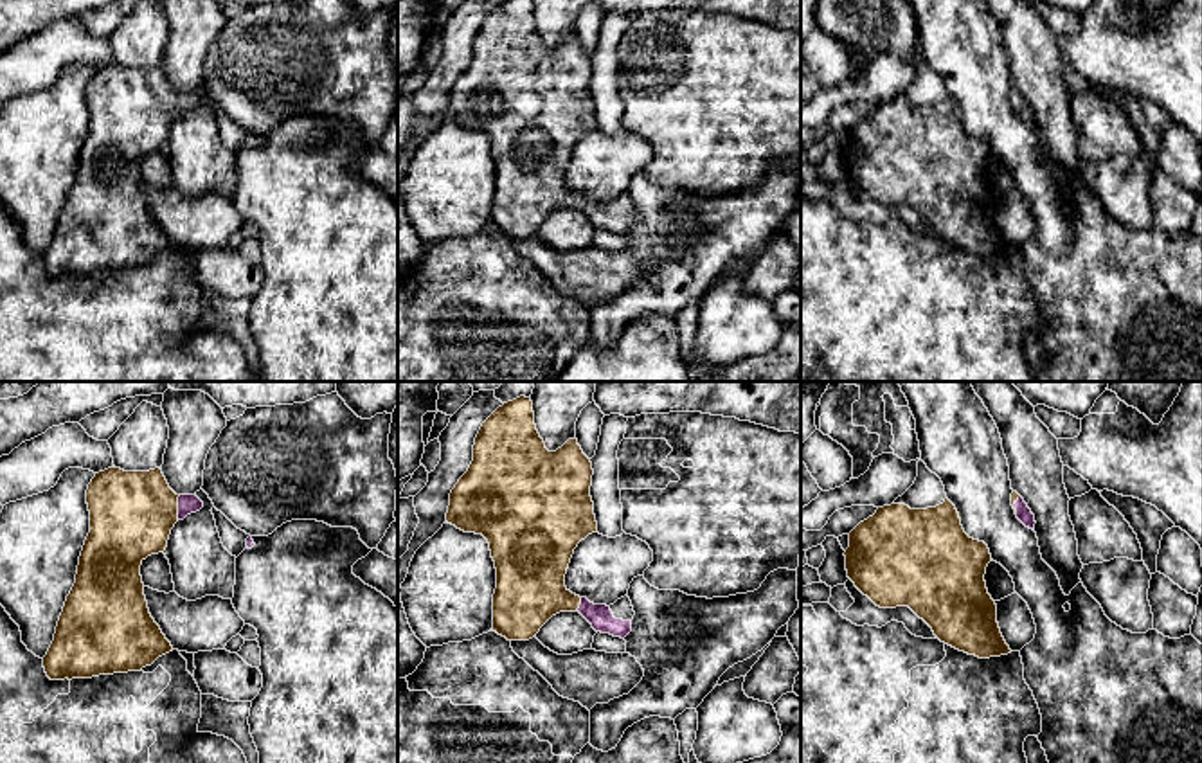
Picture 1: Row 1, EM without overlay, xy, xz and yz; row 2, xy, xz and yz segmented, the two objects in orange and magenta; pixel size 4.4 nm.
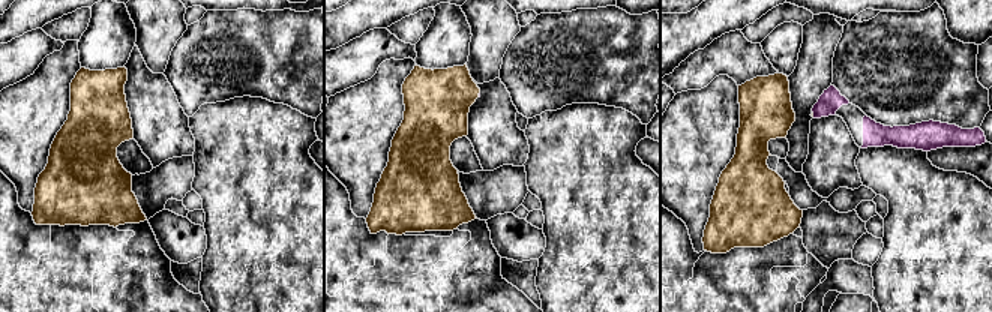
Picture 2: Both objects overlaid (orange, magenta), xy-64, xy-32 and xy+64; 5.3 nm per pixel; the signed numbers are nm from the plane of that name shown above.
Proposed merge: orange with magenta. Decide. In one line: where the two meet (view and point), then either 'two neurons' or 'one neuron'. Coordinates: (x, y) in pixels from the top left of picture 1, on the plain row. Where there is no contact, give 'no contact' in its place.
xy (177, 105) | one neuron

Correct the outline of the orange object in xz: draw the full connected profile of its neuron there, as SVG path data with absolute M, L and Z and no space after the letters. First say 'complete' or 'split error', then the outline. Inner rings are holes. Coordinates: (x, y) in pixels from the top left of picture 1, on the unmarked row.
split error; M504 0L480 23L473 58L450 90L446 119L482 131L497 166L493 229L507 238L529 238L560 209L579 209L596 229L624 236L635 212L628 193L614 202L594 202L565 184L574 146L597 130L590 94L592 59L578 36L556 49L545 45L534 22L533 0Z

